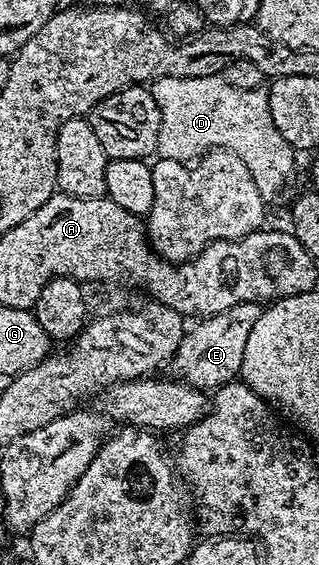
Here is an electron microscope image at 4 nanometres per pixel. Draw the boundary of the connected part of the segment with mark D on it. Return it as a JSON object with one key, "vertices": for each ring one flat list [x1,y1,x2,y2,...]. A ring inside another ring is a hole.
{"vertices":[[217,74,190,78,167,76,151,81,150,89,161,114,156,151,161,159,189,163,213,148,224,148,246,162,246,170,250,170,250,178,254,178,254,186,258,186,258,194,262,194,264,201,272,202,287,186,298,156,274,124,267,87,240,90]]}

